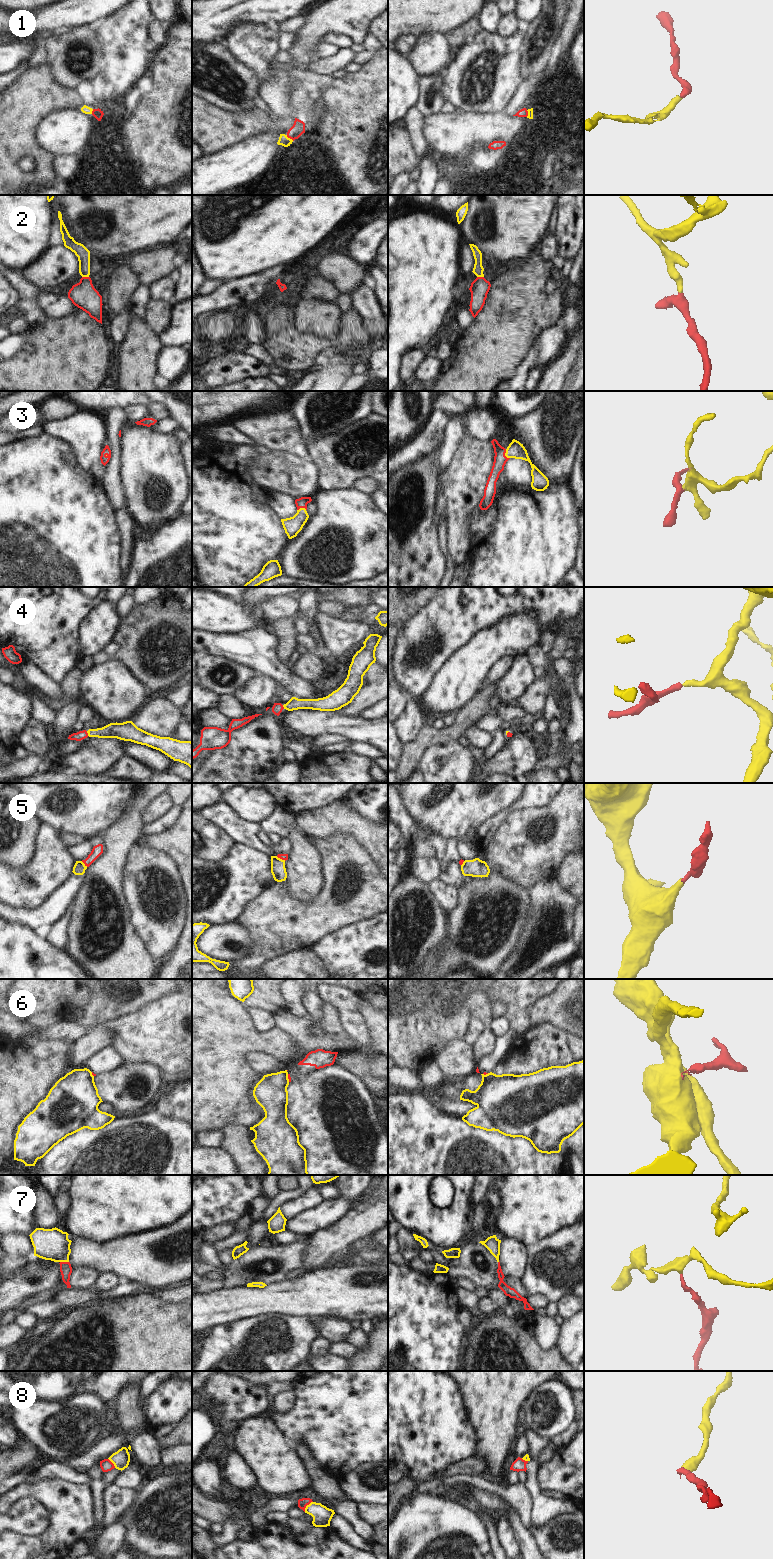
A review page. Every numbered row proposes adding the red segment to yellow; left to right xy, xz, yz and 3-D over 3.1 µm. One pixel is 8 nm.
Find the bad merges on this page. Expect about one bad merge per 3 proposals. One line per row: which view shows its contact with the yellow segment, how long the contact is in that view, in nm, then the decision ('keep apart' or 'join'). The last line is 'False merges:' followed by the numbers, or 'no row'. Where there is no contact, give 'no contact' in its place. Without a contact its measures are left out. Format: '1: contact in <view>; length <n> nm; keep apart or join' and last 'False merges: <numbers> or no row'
1: contact in xz; length 80 nm; join
2: contact in xy; length 60 nm; join
3: contact in yz; length 90 nm; join
4: contact in xy; length 40 nm; join
5: contact in xy; length 70 nm; join
6: contact in xz; length 70 nm; keep apart
7: contact in xy; length 70 nm; join
8: contact in xz; length 110 nm; keep apart
False merges: 6, 8

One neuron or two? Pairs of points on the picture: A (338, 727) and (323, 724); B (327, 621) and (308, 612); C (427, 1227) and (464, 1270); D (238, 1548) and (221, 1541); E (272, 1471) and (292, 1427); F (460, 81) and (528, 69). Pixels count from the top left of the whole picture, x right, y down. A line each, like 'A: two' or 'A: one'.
A: one
B: two
C: two
D: two
E: two
F: two

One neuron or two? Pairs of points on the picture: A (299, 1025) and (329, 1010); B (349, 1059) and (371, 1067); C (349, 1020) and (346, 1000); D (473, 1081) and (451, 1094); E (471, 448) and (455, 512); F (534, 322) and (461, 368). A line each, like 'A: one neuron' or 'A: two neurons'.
A: one neuron
B: one neuron
C: one neuron
D: one neuron
E: one neuron
F: one neuron

